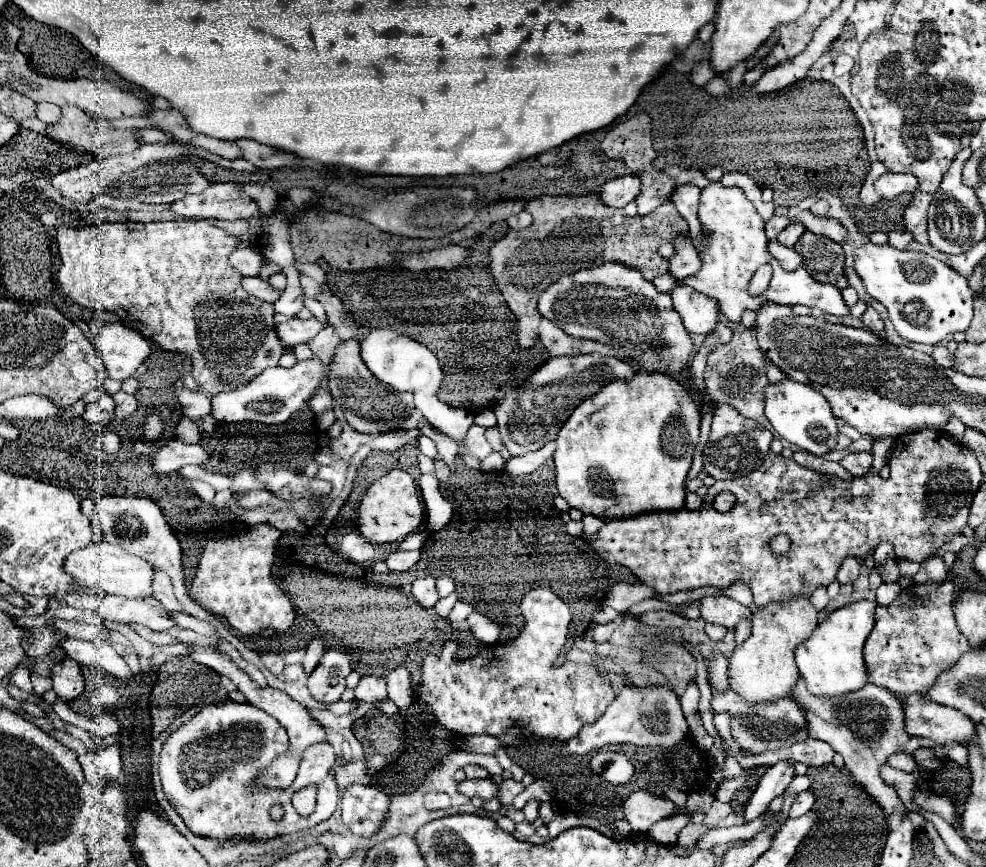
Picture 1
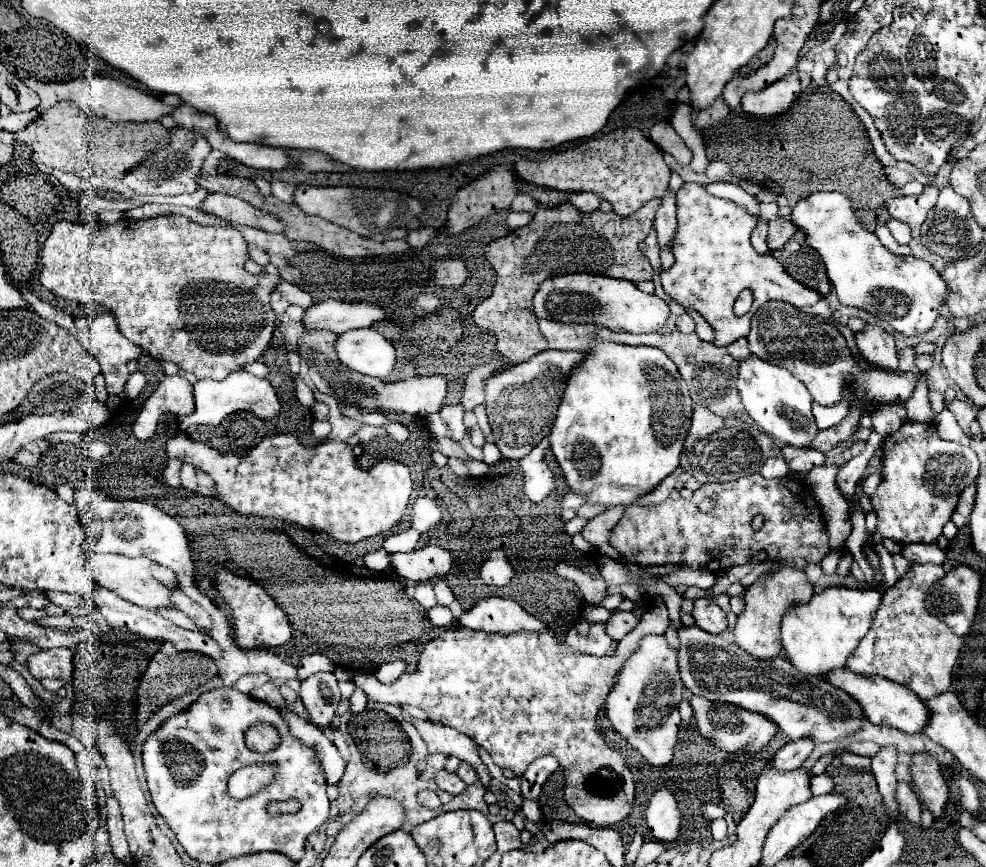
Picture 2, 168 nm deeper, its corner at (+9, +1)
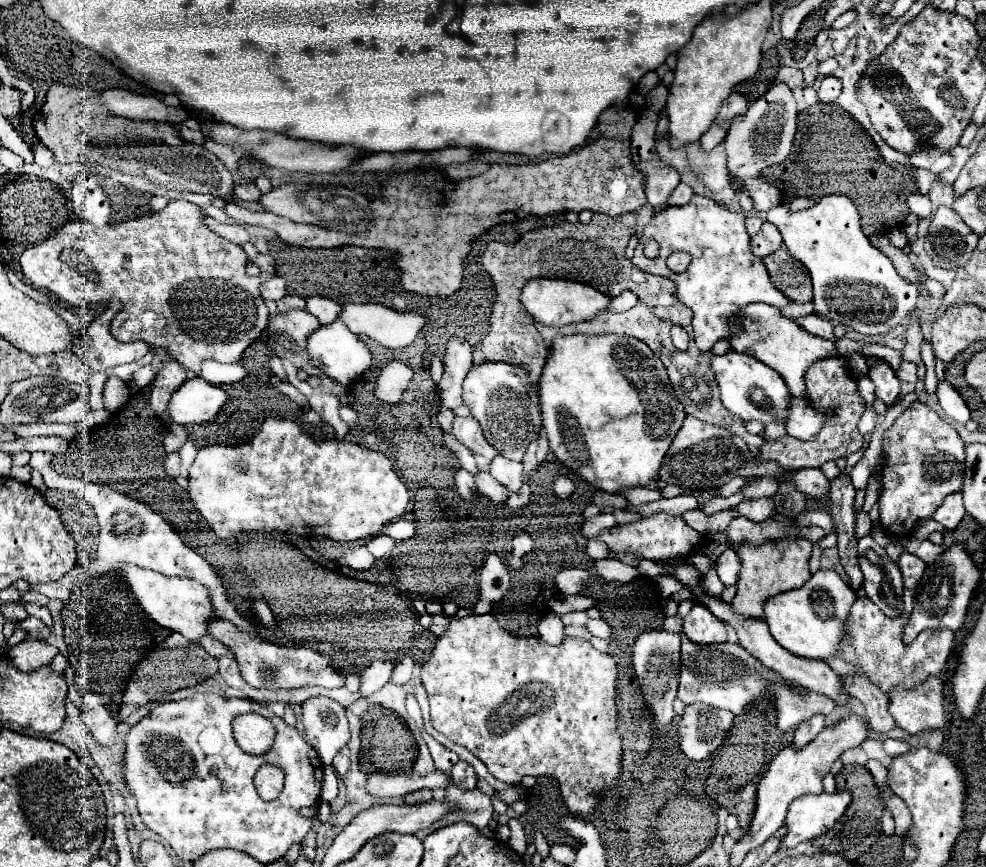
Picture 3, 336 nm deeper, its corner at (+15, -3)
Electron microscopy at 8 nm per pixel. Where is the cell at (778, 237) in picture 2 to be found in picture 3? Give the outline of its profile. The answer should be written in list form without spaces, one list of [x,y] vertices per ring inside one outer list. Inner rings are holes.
[[[764,222],[762,230],[750,240],[750,248],[758,258],[766,258],[768,254],[776,252],[782,246],[782,236],[780,230],[774,224]]]

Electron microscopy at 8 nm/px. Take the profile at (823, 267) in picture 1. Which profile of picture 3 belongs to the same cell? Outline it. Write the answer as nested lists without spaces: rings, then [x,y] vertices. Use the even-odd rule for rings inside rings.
[[[782,246],[774,254],[764,258],[764,264],[770,272],[772,284],[784,292],[794,302],[810,302],[812,300],[812,280],[804,264],[790,256],[790,252]]]

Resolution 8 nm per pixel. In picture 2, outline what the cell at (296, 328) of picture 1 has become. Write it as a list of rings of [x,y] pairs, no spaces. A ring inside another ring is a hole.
[[[326,300],[314,304],[306,312],[302,326],[320,330],[330,328],[334,334],[342,334],[354,328],[372,328],[376,322],[382,322],[384,318],[386,312],[378,304]]]

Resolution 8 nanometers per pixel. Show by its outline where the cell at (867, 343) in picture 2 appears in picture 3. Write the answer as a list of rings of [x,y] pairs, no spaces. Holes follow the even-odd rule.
[[[870,364],[868,366],[868,378],[876,386],[876,396],[882,398],[886,404],[890,404],[898,398],[900,384],[898,384],[894,370],[888,364]]]

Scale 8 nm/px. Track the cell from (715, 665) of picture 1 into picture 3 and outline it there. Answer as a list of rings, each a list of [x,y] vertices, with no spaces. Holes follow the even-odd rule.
[[[678,632],[682,638],[682,666],[680,666],[680,686],[678,686],[678,698],[684,704],[692,704],[692,702],[704,702],[708,706],[716,706],[716,708],[724,708],[730,710],[732,714],[740,716],[744,712],[748,712],[748,708],[752,704],[756,704],[756,700],[764,698],[768,702],[774,704],[776,708],[776,726],[782,732],[788,732],[790,728],[798,728],[798,724],[802,724],[804,720],[822,714],[828,716],[836,704],[816,692],[810,690],[798,690],[792,688],[778,672],[772,672],[768,668],[764,668],[758,660],[752,658],[752,654],[742,648],[740,644],[710,644],[710,646],[702,646],[702,644],[692,644],[692,640],[688,640],[688,636],[684,636],[684,632]]]

